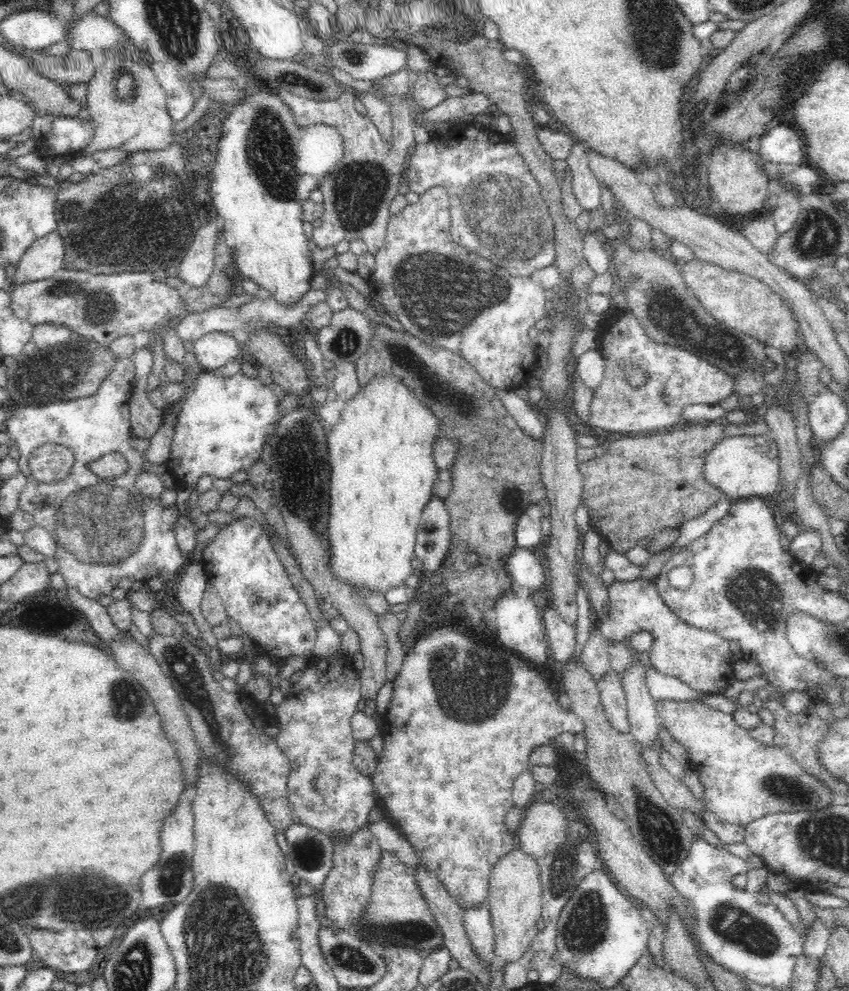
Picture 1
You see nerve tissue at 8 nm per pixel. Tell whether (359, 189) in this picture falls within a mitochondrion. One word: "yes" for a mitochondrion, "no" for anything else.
yes

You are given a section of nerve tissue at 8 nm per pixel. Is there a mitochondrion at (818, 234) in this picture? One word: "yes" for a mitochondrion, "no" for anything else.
yes

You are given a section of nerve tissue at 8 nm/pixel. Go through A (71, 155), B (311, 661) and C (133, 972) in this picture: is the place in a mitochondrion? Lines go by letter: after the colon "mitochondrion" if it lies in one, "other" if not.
A: other
B: other
C: mitochondrion

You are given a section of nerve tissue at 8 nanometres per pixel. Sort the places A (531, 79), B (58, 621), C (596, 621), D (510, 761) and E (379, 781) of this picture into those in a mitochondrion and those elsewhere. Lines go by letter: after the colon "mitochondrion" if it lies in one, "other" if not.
A: other
B: other
C: other
D: other
E: other

